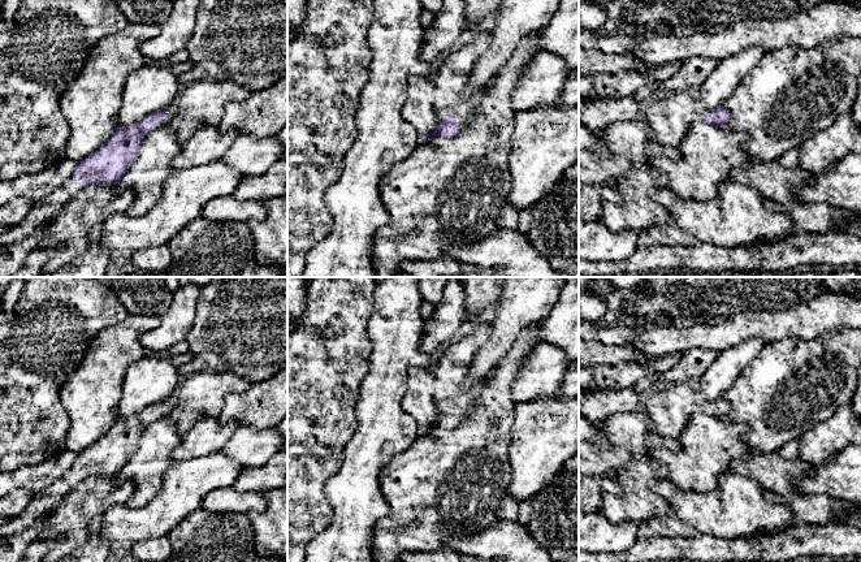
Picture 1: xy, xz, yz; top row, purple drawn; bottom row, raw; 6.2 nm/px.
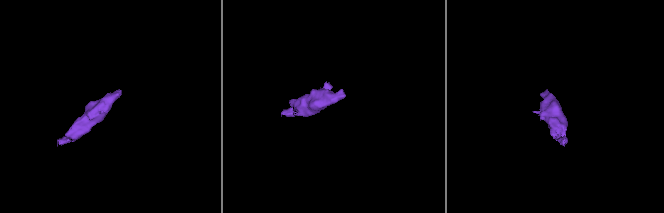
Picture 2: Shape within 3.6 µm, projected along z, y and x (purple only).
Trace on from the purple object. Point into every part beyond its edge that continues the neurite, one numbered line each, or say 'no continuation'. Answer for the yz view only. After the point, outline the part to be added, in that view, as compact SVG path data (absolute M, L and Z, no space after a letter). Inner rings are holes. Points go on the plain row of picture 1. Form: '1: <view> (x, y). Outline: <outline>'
1: yz (669, 407). Outline: M684 381L654 388L642 397L642 408L656 431L675 442L689 418L705 407L706 399Z

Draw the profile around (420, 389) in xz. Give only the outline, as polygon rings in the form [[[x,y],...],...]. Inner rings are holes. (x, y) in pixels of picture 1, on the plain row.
[[[412,368],[407,373],[407,389],[401,406],[421,428],[429,427],[450,402],[437,394],[433,372]]]

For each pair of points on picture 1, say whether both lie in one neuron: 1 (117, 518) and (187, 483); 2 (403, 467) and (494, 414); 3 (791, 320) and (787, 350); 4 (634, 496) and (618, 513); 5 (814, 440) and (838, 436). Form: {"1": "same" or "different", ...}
{"1": "same", "2": "same", "3": "different", "4": "same", "5": "same"}

